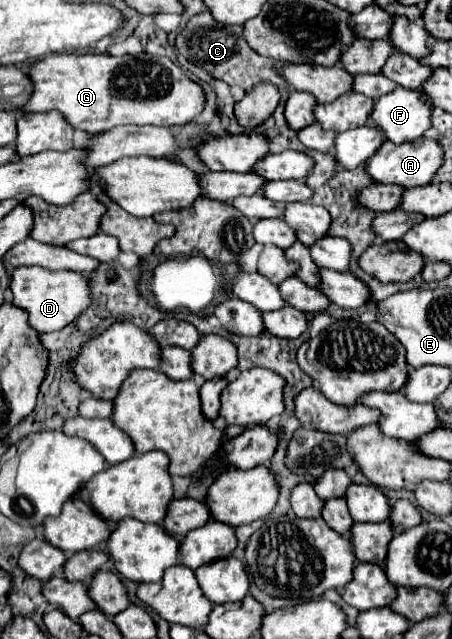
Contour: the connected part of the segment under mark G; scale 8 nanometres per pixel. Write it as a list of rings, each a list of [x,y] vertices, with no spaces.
[[[54,53],[54,55],[48,55],[44,59],[38,59],[30,65],[28,69],[28,77],[34,85],[34,91],[28,99],[28,103],[20,109],[22,113],[38,113],[38,111],[48,111],[48,109],[56,109],[64,115],[64,119],[74,127],[74,129],[82,129],[90,135],[94,133],[100,133],[100,131],[106,131],[106,129],[112,129],[116,125],[184,125],[188,121],[192,121],[204,107],[204,91],[200,89],[200,85],[192,83],[178,65],[174,65],[168,57],[158,57],[158,55],[148,55],[148,53],[142,53],[138,57],[134,55],[122,55],[122,57],[110,57],[110,55],[96,55],[96,53],[84,53],[84,55],[76,55],[76,53]]]

